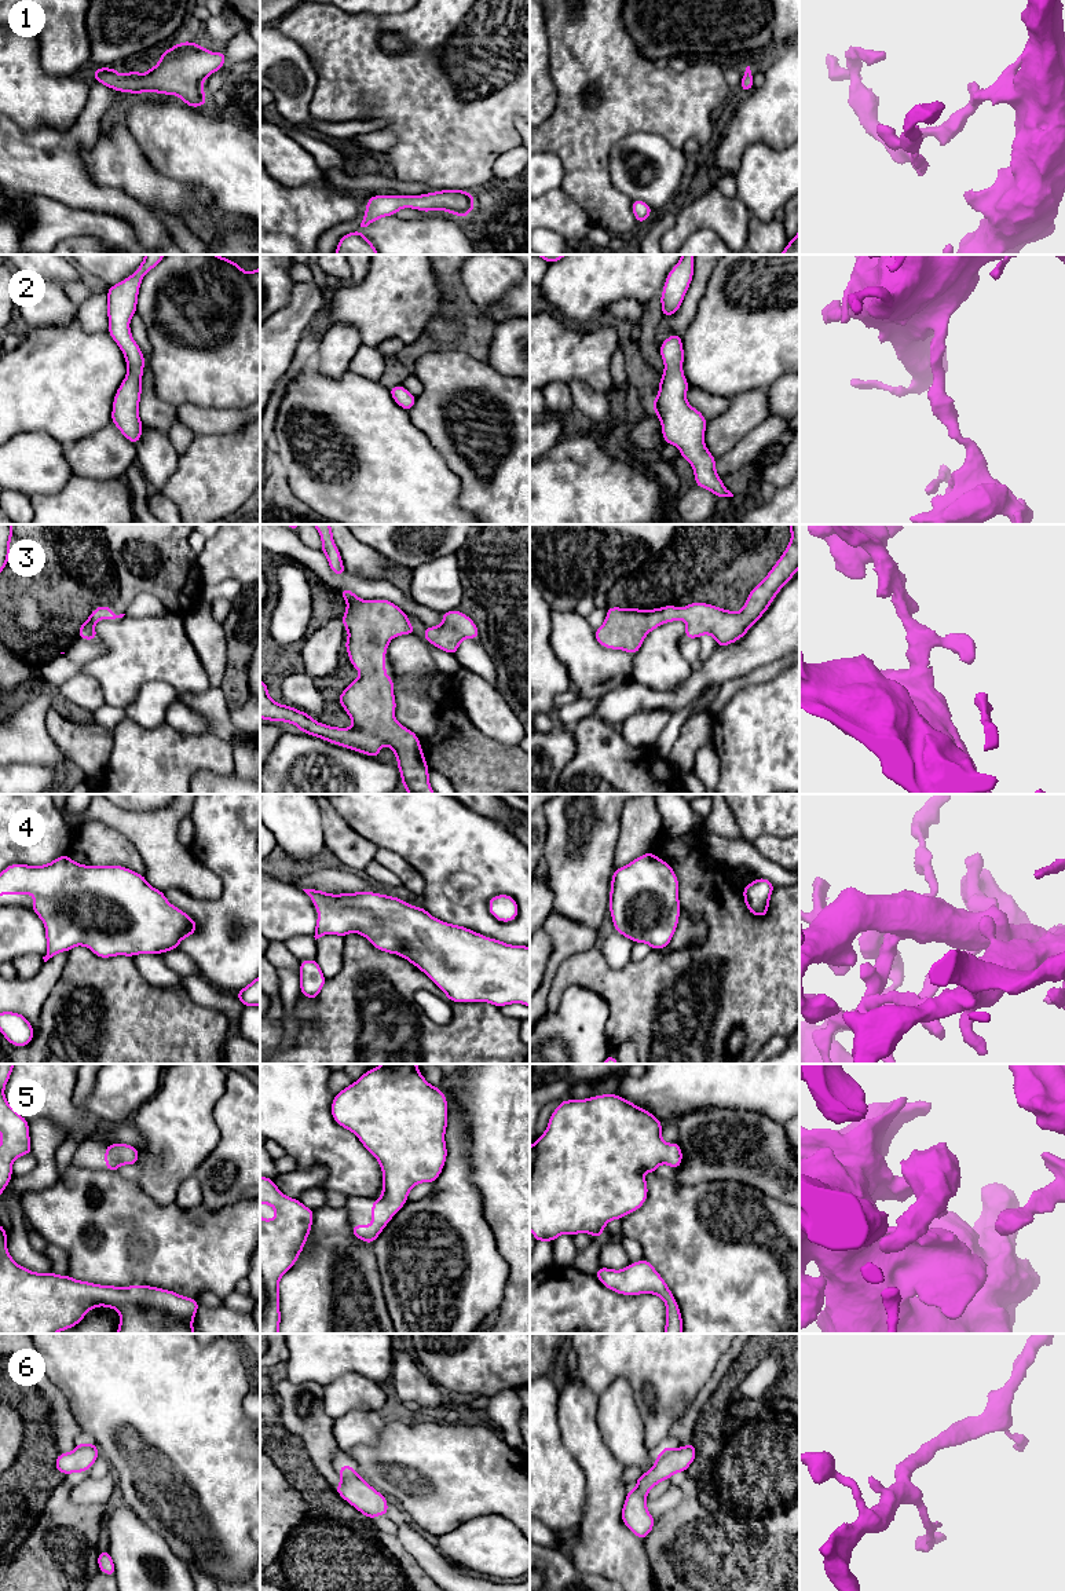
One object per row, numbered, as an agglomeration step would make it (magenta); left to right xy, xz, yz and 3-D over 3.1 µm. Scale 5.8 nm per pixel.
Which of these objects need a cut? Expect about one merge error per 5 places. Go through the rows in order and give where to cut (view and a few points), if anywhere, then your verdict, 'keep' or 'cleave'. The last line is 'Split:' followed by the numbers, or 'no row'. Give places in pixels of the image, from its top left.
1: no cut; keep
2: no cut; keep
3: no cut; keep
4: no cut; keep
5: no cut; keep
6: no cut; keep
Split: no row

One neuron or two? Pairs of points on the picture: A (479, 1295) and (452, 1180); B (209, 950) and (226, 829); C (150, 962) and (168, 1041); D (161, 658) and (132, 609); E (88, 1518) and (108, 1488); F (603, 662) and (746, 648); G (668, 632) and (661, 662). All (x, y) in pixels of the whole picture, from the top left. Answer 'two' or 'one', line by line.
A: one
B: one
C: two
D: two
E: two
F: two
G: one

